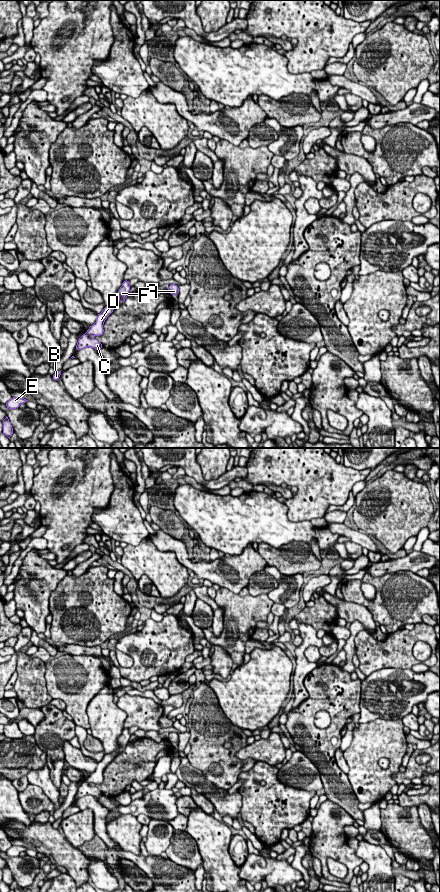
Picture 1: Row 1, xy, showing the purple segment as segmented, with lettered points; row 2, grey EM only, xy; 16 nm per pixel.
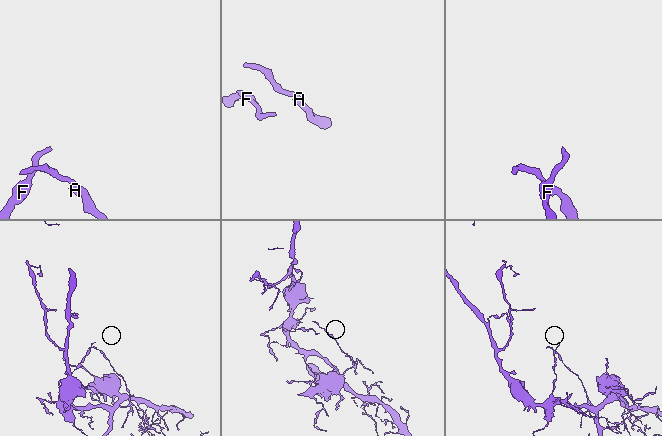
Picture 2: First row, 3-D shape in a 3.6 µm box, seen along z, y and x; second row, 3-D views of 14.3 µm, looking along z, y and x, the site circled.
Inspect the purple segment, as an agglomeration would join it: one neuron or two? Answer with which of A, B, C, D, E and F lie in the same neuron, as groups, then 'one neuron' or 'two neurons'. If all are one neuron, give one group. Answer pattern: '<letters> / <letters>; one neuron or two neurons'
A B C D E F; one neuron

